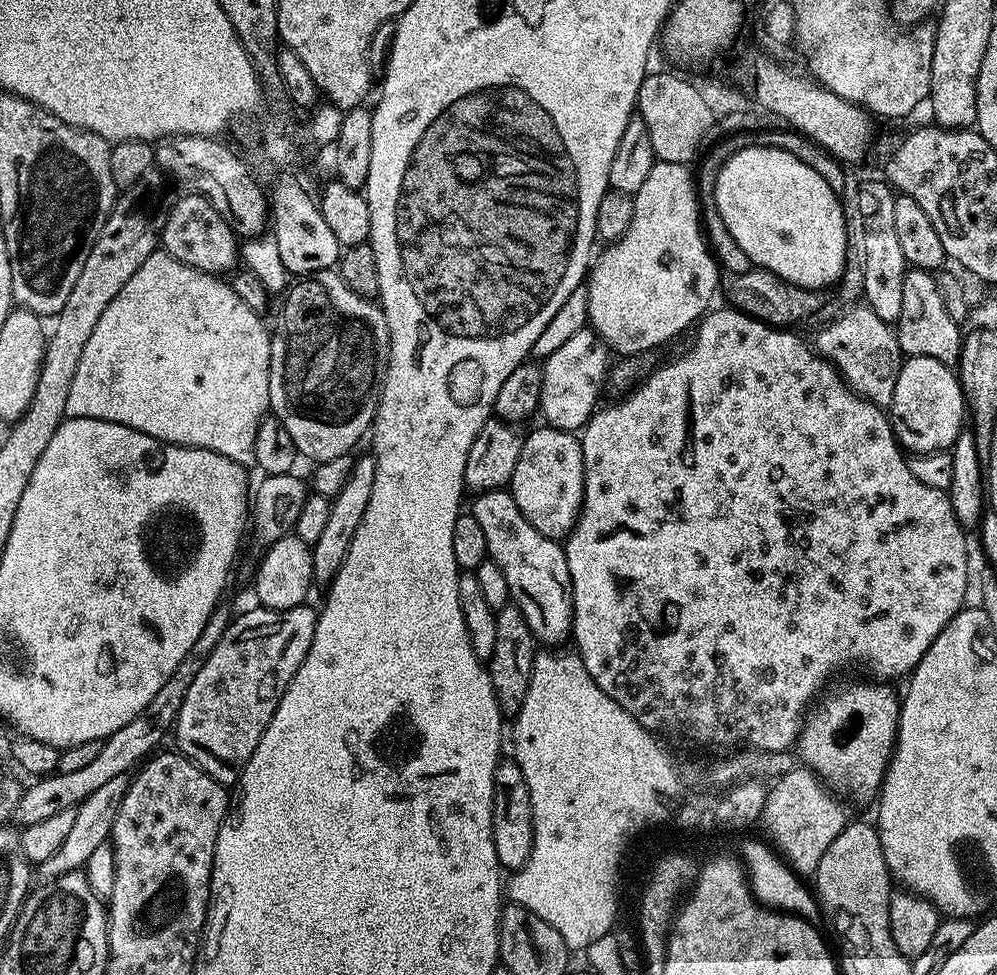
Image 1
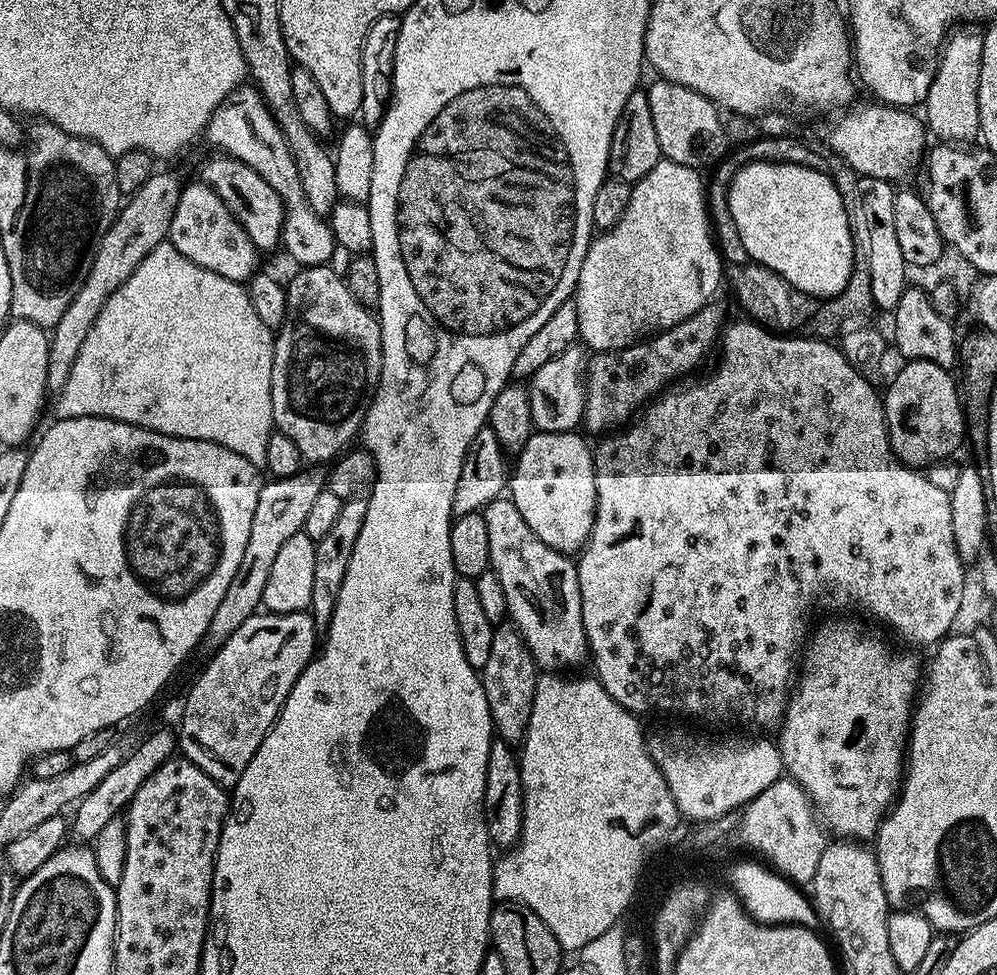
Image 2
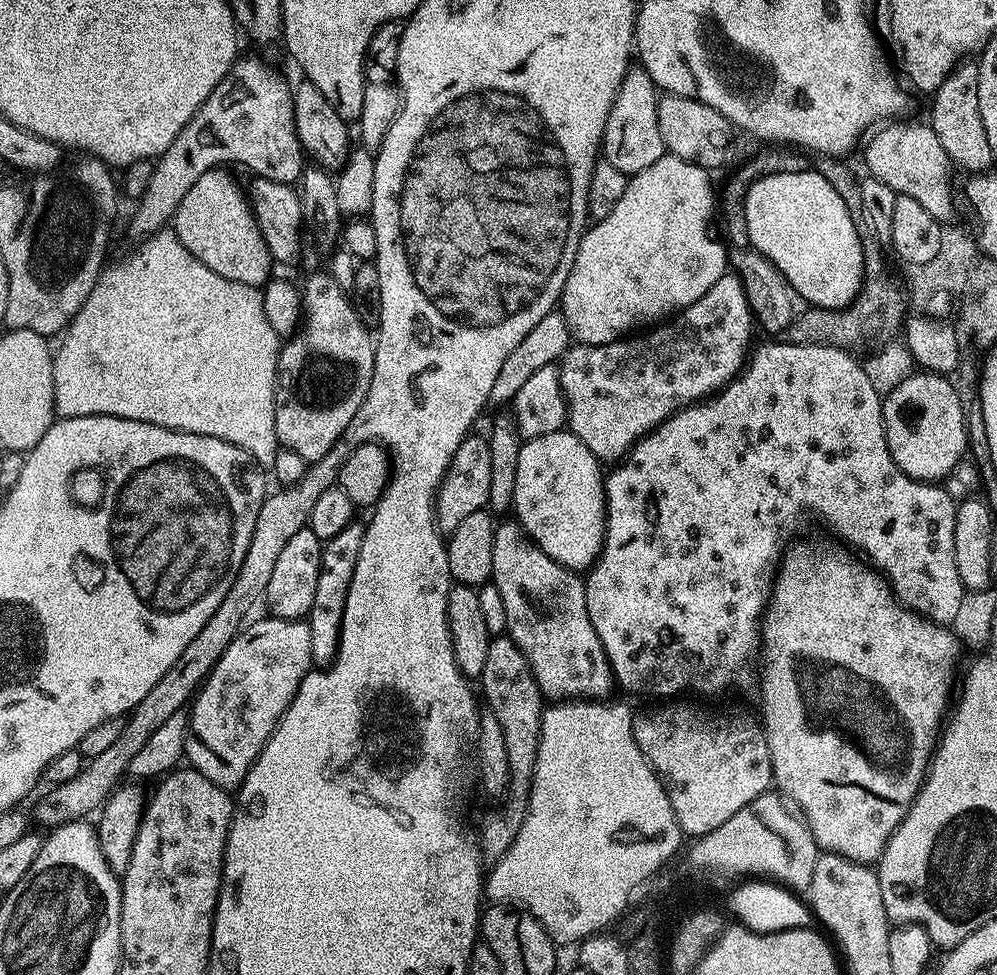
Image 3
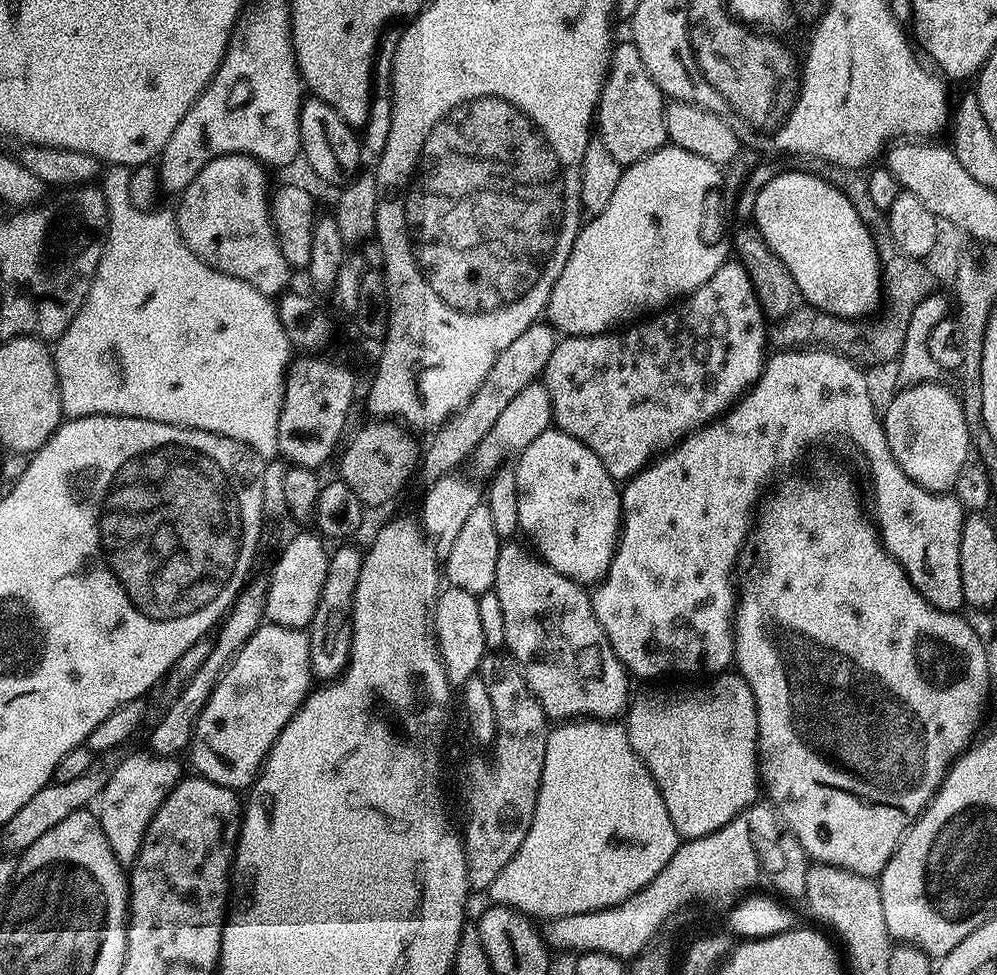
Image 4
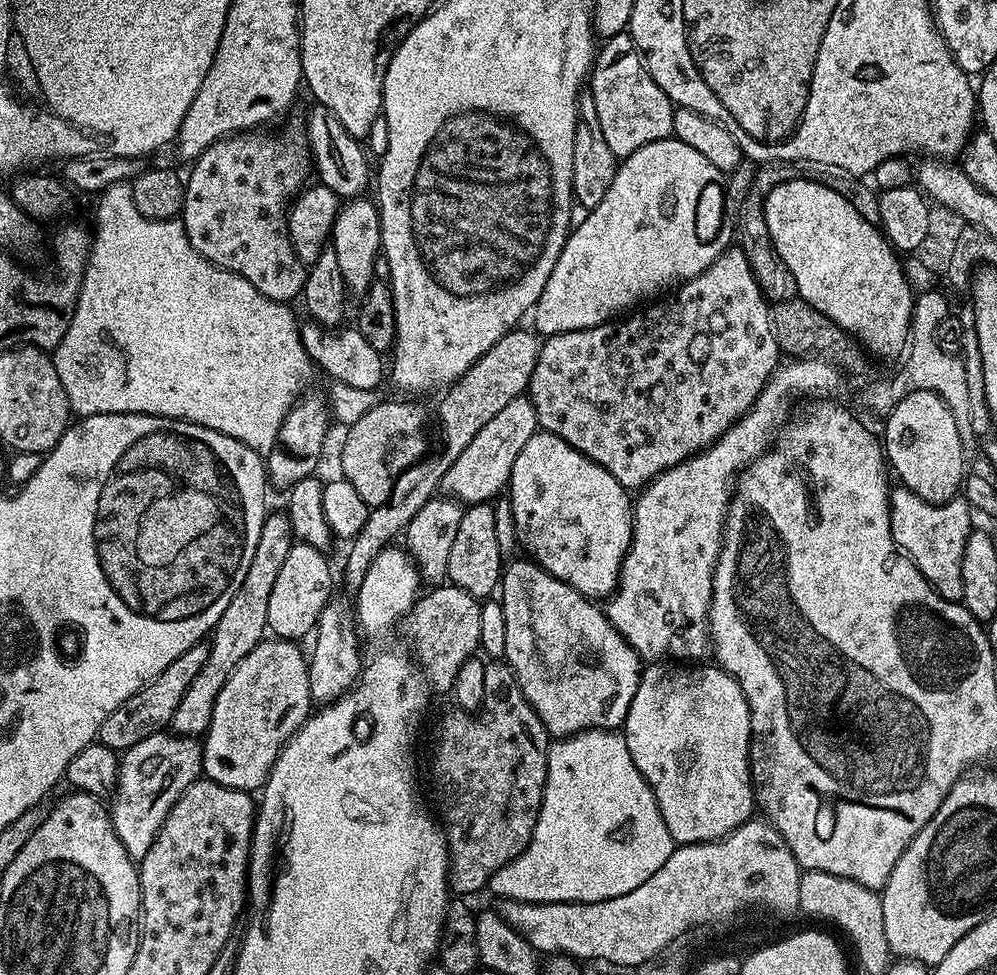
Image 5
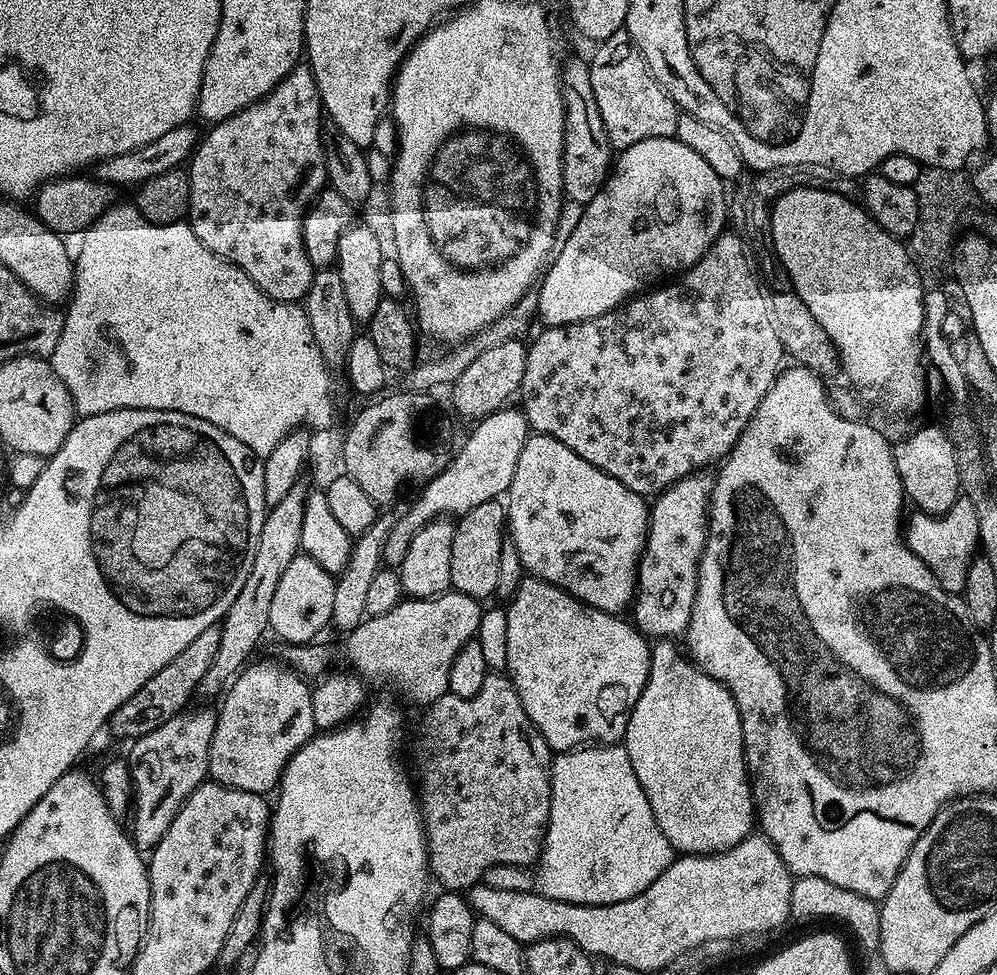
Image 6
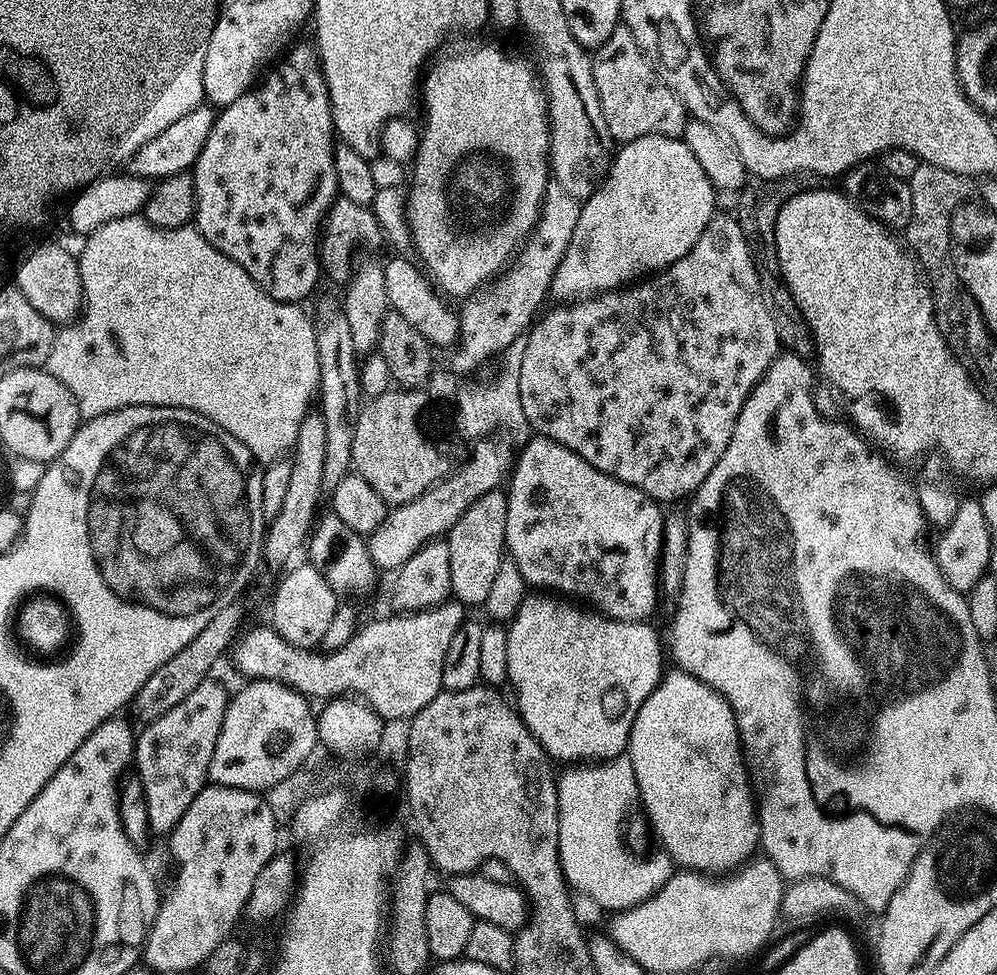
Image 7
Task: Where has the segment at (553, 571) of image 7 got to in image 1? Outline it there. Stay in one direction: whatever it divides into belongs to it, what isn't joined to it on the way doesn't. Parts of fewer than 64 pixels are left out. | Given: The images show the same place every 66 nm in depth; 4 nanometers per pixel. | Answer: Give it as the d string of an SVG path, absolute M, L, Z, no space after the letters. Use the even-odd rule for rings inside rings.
M540 426L537 432L528 432L524 437L522 454L518 458L518 466L514 466L514 478L510 485L514 502L518 502L518 510L542 534L551 540L563 541L576 524L580 516L580 507L584 501L584 463L582 462L582 446L573 433L563 432L557 428Z

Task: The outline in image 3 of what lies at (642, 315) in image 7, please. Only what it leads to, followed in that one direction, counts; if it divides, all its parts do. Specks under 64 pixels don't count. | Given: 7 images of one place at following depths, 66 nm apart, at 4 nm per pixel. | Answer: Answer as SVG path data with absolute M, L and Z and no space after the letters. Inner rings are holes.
M725 274L722 278L718 278L718 282L714 282L714 286L710 286L710 290L706 290L706 294L702 294L702 298L698 298L698 302L694 302L684 309L682 319L684 321L681 322L680 328L678 325L672 324L676 322L661 322L643 334L632 334L627 338L615 340L609 344L573 343L559 361L560 385L564 391L564 400L568 404L567 431L574 433L593 452L597 460L601 462L623 460L641 436L645 436L647 432L652 432L661 422L667 420L669 416L673 416L674 413L690 407L691 404L706 400L709 396L716 395L721 388L726 387L739 374L741 368L745 367L750 355L750 345L753 343L752 328L754 329L754 321L750 306L746 302L746 290L742 290L742 282L734 274Z

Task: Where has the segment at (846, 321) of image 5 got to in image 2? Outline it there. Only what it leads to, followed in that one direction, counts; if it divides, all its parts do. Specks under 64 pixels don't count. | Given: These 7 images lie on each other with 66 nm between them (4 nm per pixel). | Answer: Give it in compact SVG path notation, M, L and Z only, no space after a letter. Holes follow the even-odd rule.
M748 162L745 164L745 168L737 167L733 171L732 180L728 183L728 209L730 210L730 218L734 218L734 226L738 226L738 234L742 238L742 246L746 246L749 261L774 270L786 282L790 282L790 286L802 290L813 298L829 298L839 295L850 281L852 263L857 252L853 244L854 234L852 232L854 233L854 228L850 223L850 212L844 207L842 195L836 189L835 181L828 172L810 170L801 164L771 164L770 162Z

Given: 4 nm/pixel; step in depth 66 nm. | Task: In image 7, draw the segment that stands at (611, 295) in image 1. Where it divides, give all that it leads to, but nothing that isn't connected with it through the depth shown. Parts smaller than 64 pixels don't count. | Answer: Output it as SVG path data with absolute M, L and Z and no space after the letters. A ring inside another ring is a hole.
M643 136L621 143L615 149L612 165L594 194L580 205L580 216L553 276L550 296L556 302L571 302L631 285L641 278L659 274L698 242L713 216L717 215L716 187L698 166L690 146L675 136Z

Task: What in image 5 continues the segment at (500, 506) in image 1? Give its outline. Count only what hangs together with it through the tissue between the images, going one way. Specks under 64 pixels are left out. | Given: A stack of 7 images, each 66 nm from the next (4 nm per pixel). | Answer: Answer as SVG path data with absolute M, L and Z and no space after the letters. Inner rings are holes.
M512 558L503 565L498 599L506 614L506 650L503 659L514 670L526 702L542 718L549 737L563 738L583 732L585 728L616 730L623 725L630 702L638 690L642 661L614 630L607 611L574 590L566 582L550 575L531 558Z

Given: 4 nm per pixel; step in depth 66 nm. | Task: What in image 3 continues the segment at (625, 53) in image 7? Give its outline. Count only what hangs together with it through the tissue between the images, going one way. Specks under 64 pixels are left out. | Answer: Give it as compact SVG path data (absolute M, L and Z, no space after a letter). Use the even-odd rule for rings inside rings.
M639 66L629 67L610 106L602 141L602 159L610 162L610 166L616 167L617 170L622 170L622 174L628 177L646 170L646 166L654 166L658 158L666 155L662 133L658 131L659 101L656 83L652 81L646 69Z

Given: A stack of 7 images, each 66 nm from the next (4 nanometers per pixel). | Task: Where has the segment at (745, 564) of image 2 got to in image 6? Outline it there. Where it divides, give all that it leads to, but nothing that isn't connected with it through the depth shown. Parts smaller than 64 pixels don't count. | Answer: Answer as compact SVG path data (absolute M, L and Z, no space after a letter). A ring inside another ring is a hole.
M693 474L674 482L666 491L651 501L648 514L648 540L640 556L636 578L634 623L649 638L683 637L688 631L692 607L696 597L696 572L700 568L700 555L708 537L708 497L712 494L712 480L704 474ZM961 495L959 500L941 516L931 516L919 510L907 517L902 535L909 550L938 578L938 582L947 592L963 593L967 574L981 547L978 513L970 498Z

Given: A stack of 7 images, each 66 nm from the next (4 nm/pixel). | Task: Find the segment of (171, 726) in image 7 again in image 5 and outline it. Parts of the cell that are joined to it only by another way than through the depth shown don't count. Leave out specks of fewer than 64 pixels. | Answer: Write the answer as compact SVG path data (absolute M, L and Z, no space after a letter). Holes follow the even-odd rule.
M156 732L123 753L116 791L110 797L110 815L114 834L118 834L118 842L122 842L132 860L146 858L146 850L150 850L162 822L166 822L166 814L184 791L201 779L203 771L201 741L190 736Z

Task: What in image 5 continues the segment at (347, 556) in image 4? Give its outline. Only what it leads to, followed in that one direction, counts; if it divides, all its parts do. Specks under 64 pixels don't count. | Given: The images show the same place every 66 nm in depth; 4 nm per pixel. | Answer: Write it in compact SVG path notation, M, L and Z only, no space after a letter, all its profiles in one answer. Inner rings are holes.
M340 594L328 599L328 605L322 610L314 629L316 641L312 644L312 652L307 657L308 677L310 678L310 694L317 705L332 704L339 696L345 696L356 687L360 679L362 655L360 644L356 641L358 624L354 619L354 604Z

